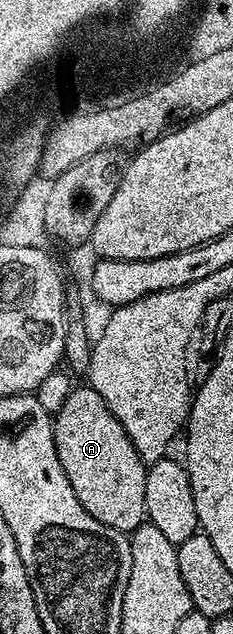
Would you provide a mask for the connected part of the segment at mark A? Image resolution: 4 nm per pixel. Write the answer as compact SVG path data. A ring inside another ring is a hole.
M90 387L72 388L70 395L61 403L61 407L53 415L55 427L55 446L57 459L61 459L61 467L65 467L65 475L69 475L69 487L73 487L73 495L81 499L81 507L93 515L93 519L101 519L109 527L119 529L130 535L137 526L144 524L147 516L145 507L145 479L148 466L137 455L137 447L129 439L125 427L109 411L105 399Z

